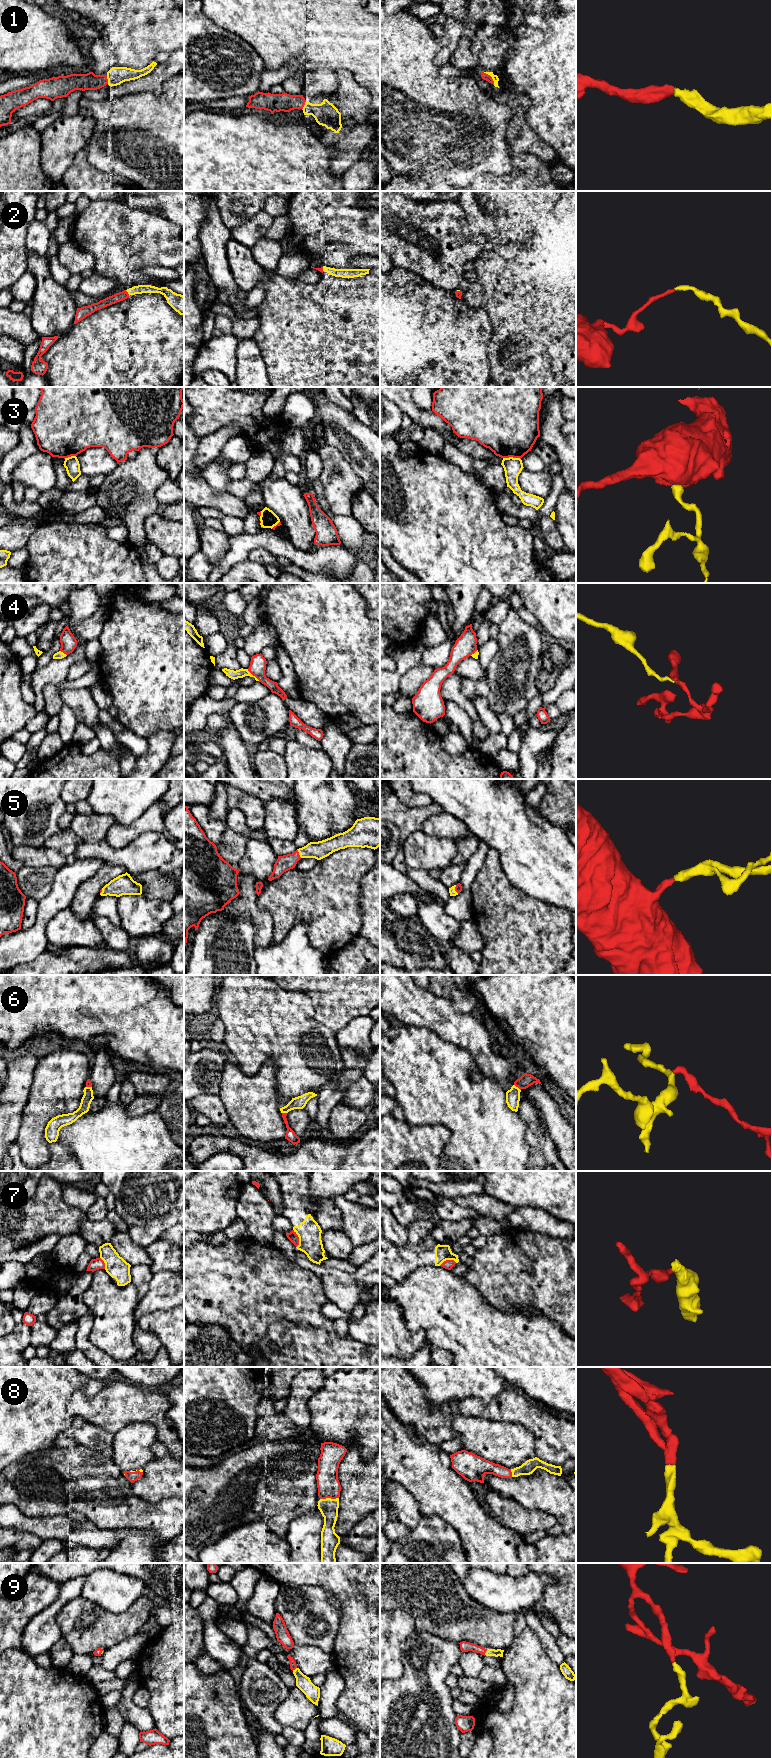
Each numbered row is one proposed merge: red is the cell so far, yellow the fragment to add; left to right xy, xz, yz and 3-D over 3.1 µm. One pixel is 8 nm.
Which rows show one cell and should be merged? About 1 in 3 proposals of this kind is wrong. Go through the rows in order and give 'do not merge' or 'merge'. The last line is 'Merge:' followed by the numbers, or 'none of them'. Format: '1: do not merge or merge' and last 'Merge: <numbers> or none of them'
1: merge
2: merge
3: do not merge
4: merge
5: merge
6: do not merge
7: do not merge
8: merge
9: merge
Merge: 1, 2, 4, 5, 8, 9

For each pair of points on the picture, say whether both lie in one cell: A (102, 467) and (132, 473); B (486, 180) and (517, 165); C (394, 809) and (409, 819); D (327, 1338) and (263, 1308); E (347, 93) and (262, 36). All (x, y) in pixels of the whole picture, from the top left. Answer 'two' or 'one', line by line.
A: two
B: one
C: one
D: one
E: two

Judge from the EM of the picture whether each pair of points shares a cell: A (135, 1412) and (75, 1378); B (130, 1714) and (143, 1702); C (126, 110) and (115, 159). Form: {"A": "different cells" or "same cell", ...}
{"A": "different cells", "B": "different cells", "C": "same cell"}

